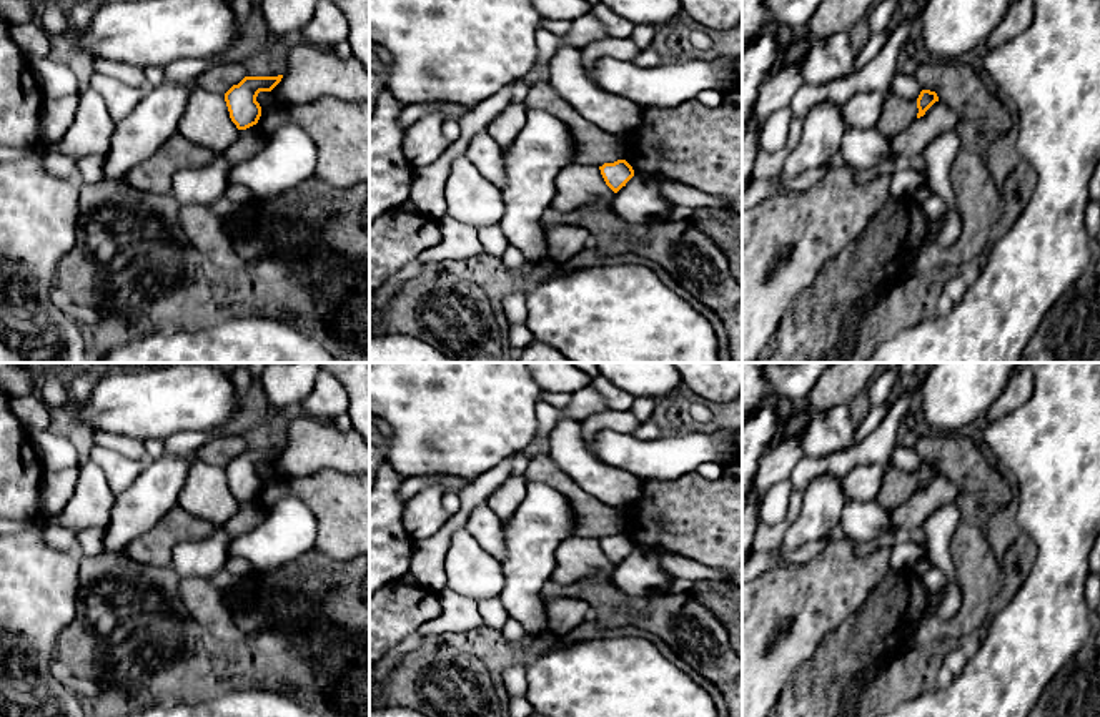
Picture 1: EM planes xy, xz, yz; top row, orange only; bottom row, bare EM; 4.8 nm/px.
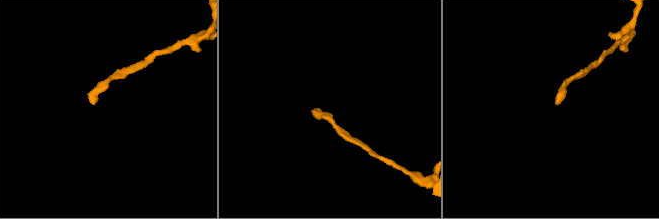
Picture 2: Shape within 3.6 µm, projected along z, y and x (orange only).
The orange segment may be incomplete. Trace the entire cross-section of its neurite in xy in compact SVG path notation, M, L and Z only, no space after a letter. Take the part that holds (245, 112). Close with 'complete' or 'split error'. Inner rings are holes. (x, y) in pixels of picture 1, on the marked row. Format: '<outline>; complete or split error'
M283 75L278 77L245 77L238 85L233 85L225 93L225 101L230 111L231 121L238 130L246 130L258 123L261 116L261 106L256 101L260 91L271 91Z; complete

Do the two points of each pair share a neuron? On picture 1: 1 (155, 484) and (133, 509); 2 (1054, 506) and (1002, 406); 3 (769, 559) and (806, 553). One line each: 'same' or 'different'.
1: same
2: different
3: same

